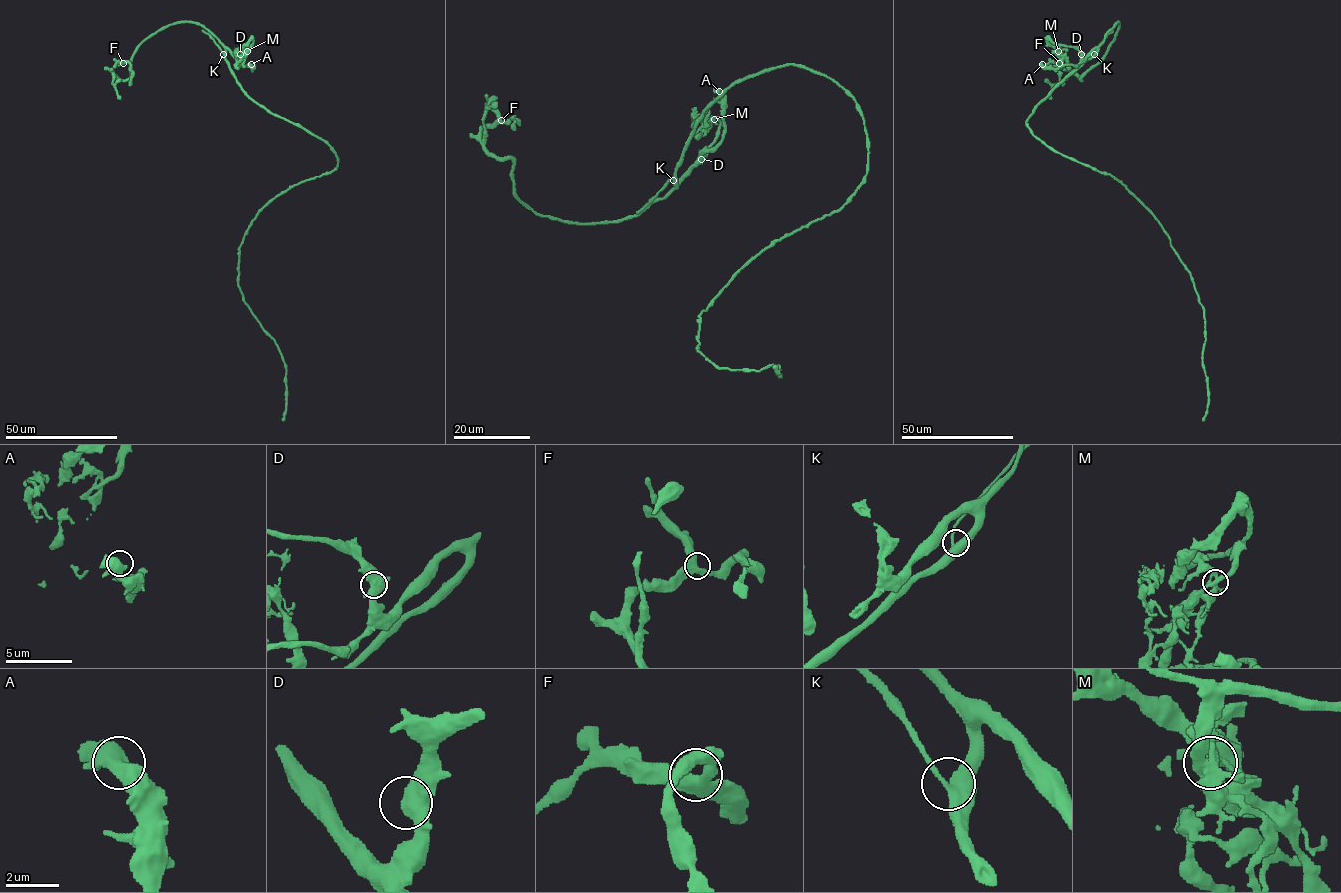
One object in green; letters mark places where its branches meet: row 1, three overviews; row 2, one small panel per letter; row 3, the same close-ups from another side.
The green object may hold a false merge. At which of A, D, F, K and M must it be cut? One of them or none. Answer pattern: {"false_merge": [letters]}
{"false_merge": ["M"]}

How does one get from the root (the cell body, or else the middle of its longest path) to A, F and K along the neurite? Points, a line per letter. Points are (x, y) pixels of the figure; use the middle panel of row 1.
A: (851, 96), (831, 79), (794, 64), (735, 82), (704, 111), (677, 167), (677, 186), (722, 138), (719, 91)
F: (851, 96), (749, 75), (676, 187), (595, 223), (517, 197), (480, 140), (501, 120)
K: (851, 96), (831, 79), (794, 64), (749, 75), (730, 85), (704, 111), (673, 180)

